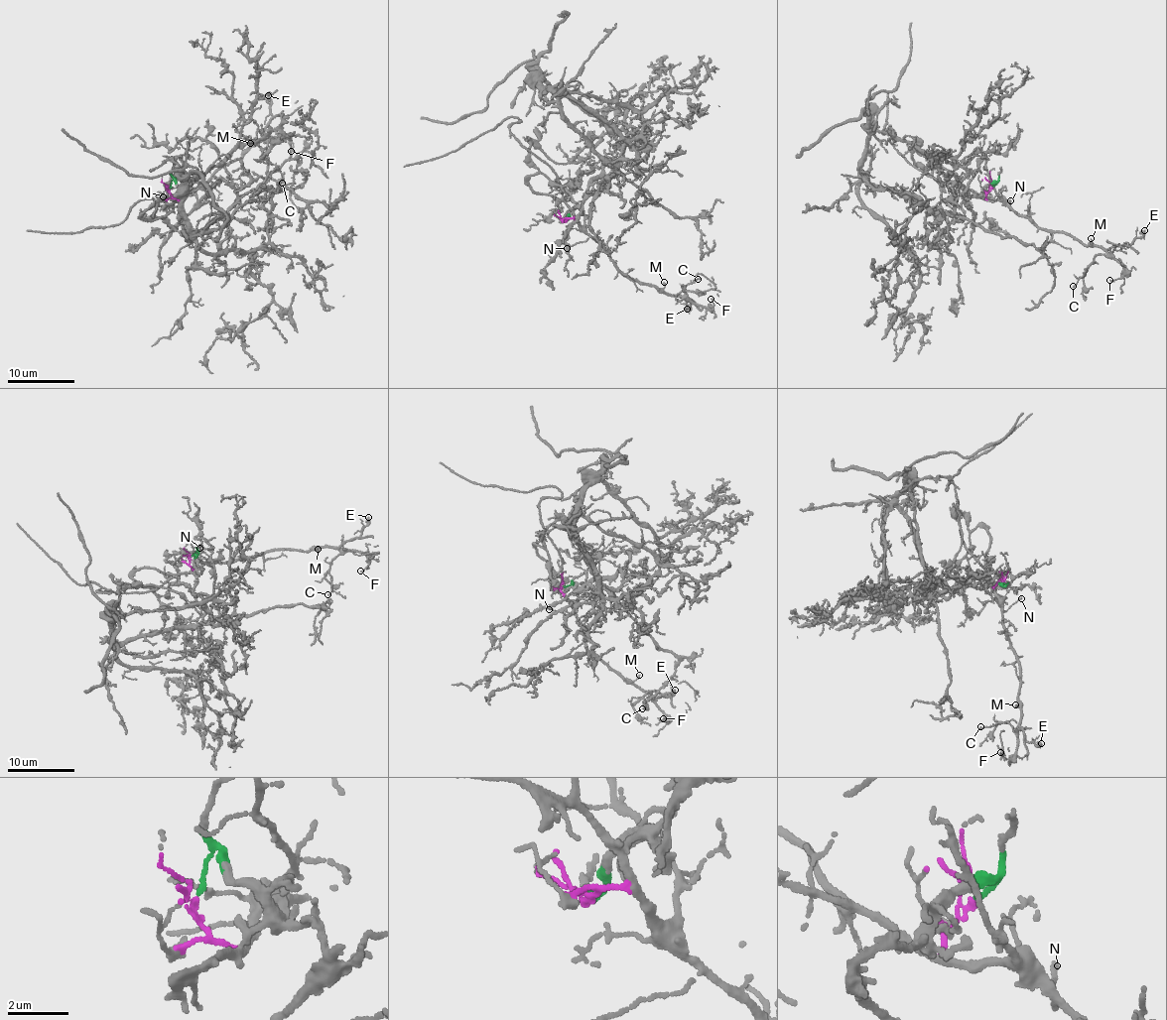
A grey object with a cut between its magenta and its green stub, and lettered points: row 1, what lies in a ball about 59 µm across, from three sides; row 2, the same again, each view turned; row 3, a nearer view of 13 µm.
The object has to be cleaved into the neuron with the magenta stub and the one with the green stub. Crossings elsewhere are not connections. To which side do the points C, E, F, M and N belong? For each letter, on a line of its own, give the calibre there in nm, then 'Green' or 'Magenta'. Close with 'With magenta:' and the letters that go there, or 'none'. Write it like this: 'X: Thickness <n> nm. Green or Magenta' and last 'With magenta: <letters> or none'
C: Thickness 120 nm. Magenta
E: Thickness 240 nm. Magenta
F: Thickness 120 nm. Magenta
M: Thickness 120 nm. Magenta
N: Thickness 130 nm. Magenta
With magenta: C, E, F, M, N

